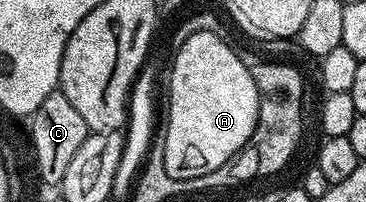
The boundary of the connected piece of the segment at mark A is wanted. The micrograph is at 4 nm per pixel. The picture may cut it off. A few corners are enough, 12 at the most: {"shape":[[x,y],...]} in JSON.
{"shape":[[213,31],[171,67],[165,170],[202,180],[259,119],[247,66]]}

